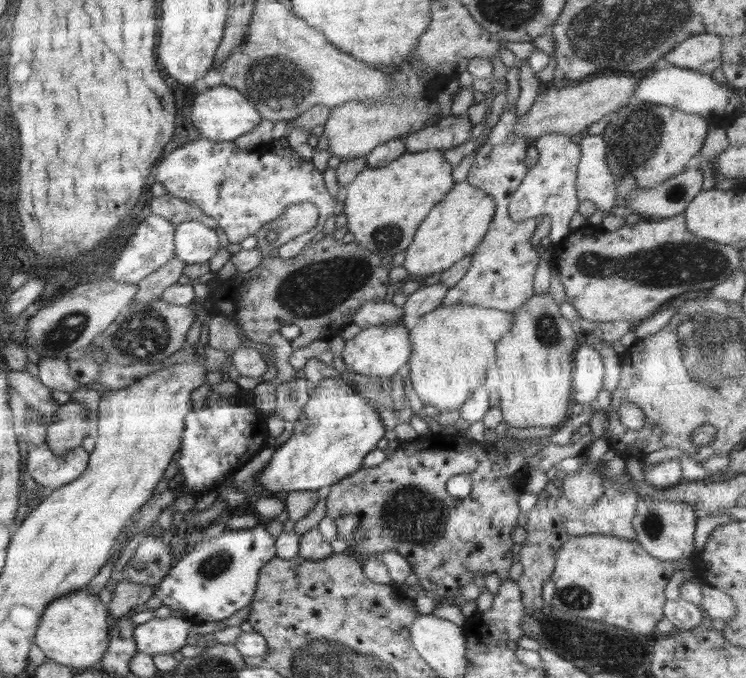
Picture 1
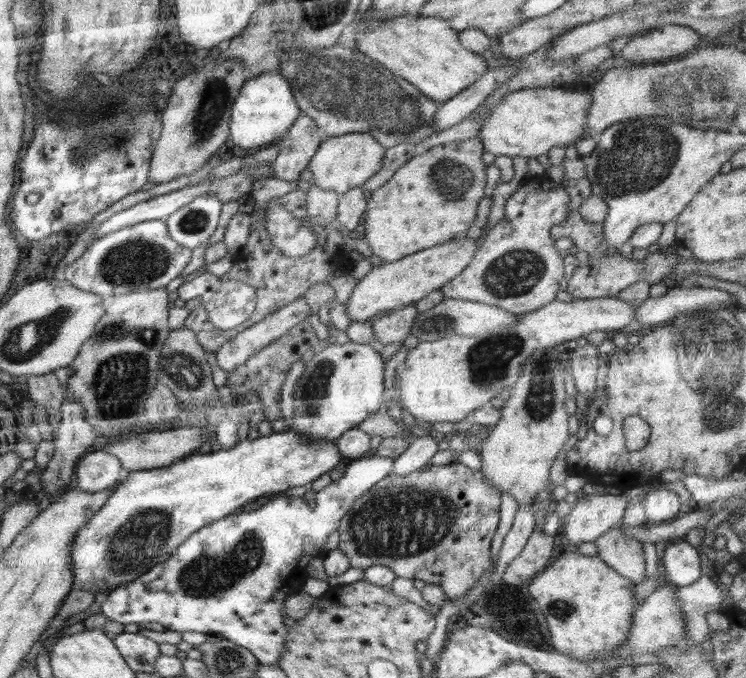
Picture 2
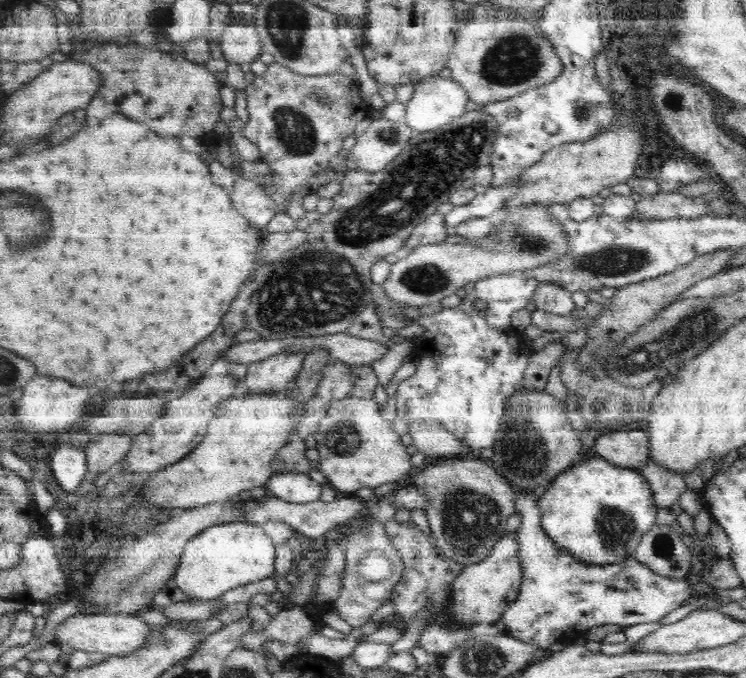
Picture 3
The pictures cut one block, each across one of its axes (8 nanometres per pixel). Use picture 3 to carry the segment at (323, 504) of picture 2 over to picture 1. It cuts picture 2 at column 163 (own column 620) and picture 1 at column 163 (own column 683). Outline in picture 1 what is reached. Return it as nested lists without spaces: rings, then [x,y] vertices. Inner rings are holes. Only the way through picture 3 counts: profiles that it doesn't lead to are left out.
[[[258,522],[252,528],[223,531],[219,536],[202,539],[188,547],[188,553],[178,560],[169,573],[154,587],[153,595],[162,600],[173,613],[186,618],[191,624],[202,625],[204,622],[218,622],[230,618],[244,606],[252,602],[256,592],[257,580],[261,568],[272,558],[276,557],[275,540],[266,530],[266,525]]]

